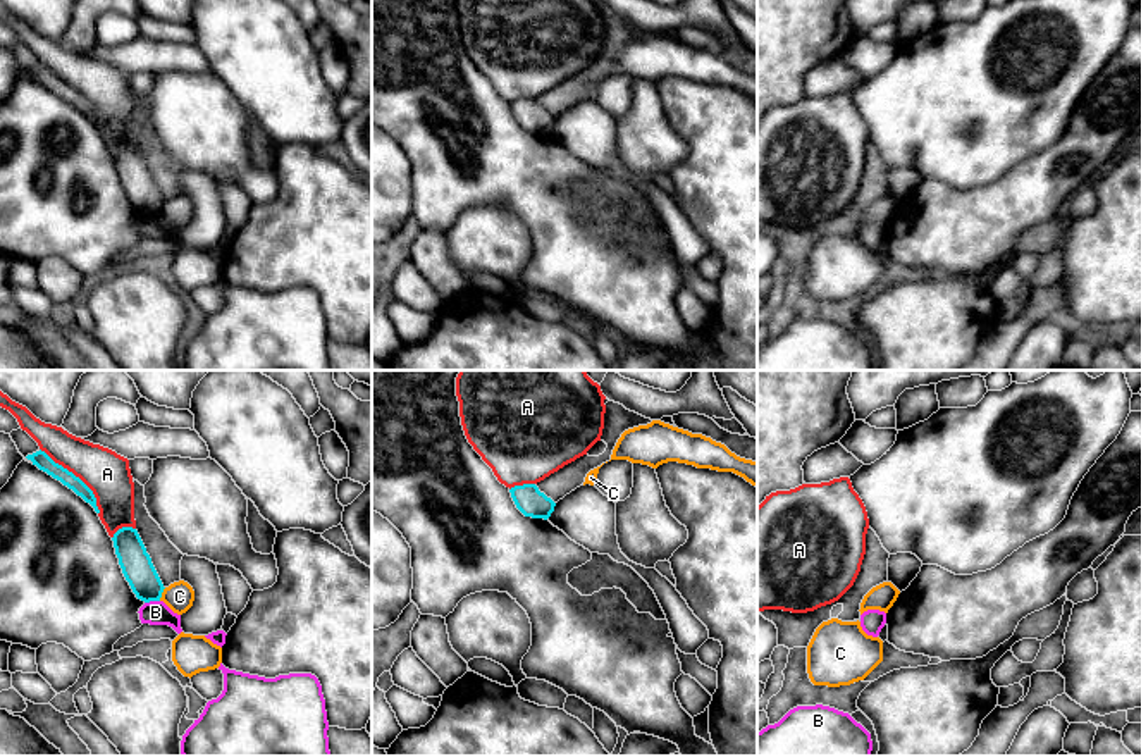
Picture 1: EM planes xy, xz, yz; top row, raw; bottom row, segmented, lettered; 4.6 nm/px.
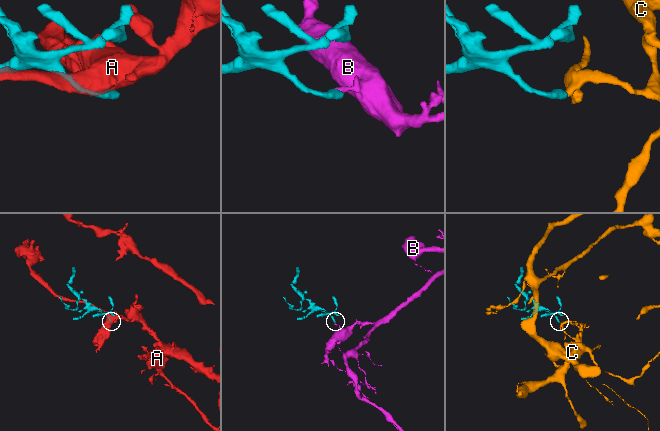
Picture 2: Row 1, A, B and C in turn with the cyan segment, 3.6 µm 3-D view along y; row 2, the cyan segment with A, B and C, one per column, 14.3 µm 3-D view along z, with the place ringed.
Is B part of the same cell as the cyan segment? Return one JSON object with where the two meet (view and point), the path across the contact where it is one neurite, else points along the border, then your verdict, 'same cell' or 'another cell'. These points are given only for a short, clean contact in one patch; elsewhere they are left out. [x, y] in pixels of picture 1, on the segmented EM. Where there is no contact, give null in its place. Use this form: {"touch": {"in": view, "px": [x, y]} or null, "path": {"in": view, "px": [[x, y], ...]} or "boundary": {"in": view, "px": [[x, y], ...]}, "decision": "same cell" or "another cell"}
{"touch": {"in": "xy", "px": [152, 600]}, "decision": "another cell"}

